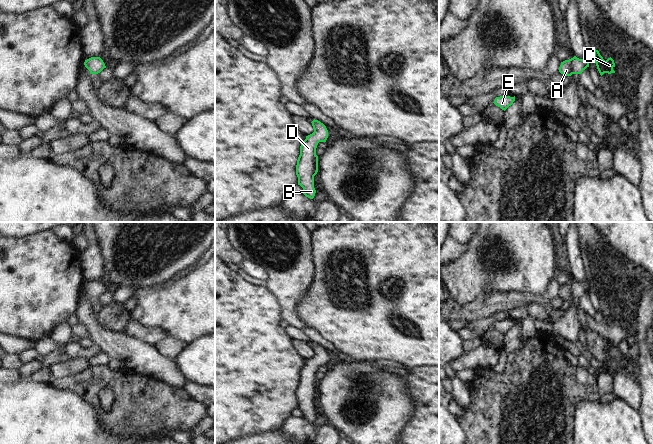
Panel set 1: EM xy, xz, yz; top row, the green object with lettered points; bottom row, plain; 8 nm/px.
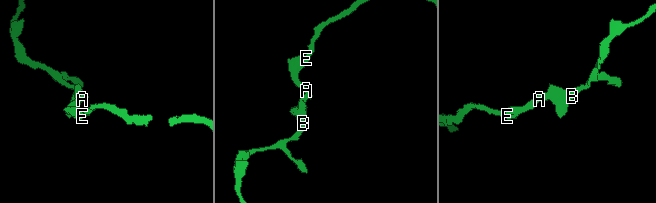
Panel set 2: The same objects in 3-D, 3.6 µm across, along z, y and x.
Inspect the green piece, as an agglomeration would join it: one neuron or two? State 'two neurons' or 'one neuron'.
one neuron

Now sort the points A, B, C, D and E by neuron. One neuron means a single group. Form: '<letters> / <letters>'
A B C D E

